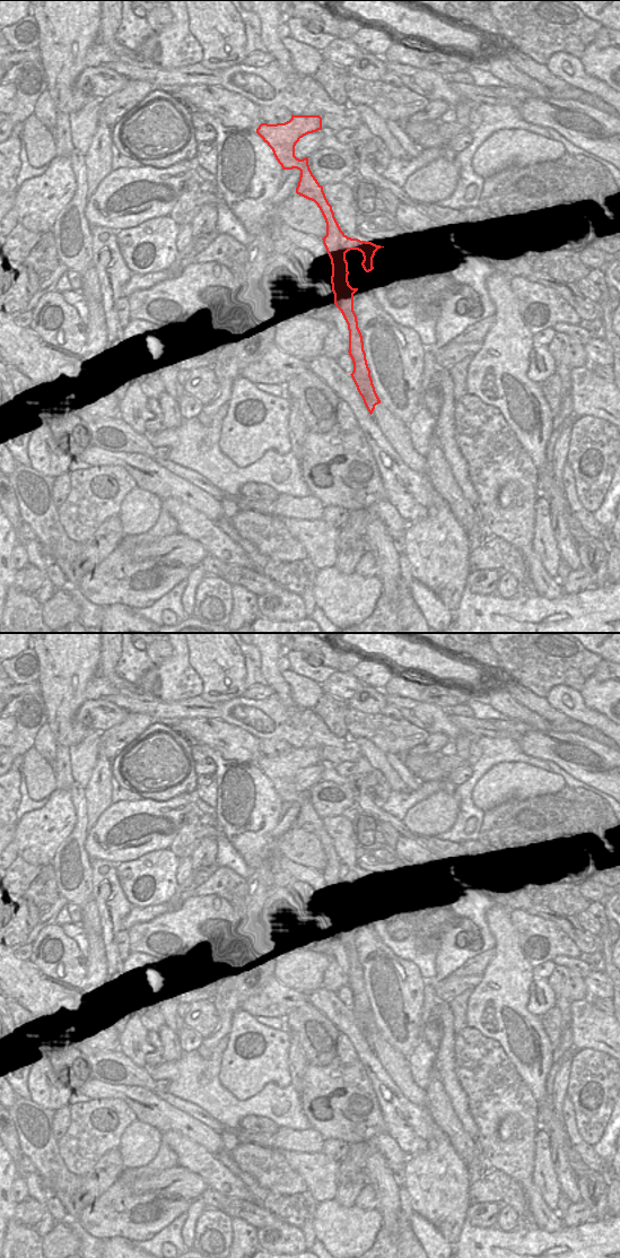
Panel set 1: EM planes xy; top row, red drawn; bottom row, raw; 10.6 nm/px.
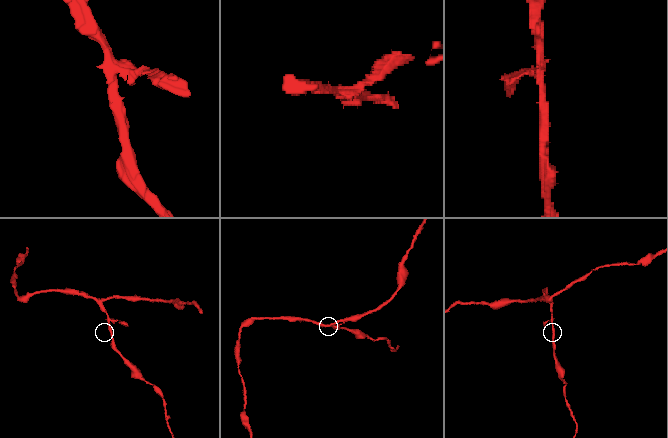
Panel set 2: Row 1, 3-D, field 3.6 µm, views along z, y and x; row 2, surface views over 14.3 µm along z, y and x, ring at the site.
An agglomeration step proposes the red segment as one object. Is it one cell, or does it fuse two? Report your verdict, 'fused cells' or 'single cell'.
fused cells

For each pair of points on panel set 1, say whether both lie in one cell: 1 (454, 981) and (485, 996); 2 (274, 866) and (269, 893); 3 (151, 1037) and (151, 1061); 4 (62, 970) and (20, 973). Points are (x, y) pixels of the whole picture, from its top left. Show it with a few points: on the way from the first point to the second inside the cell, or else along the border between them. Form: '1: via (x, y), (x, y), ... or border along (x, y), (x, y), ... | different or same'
1: border along (481, 974), (481, 980), (471, 989) | different
2: via (269, 873), (269, 886) | same
3: via (155, 1042), (155, 1056) | same
4: border along (31, 960), (43, 973), (66, 983) | different

